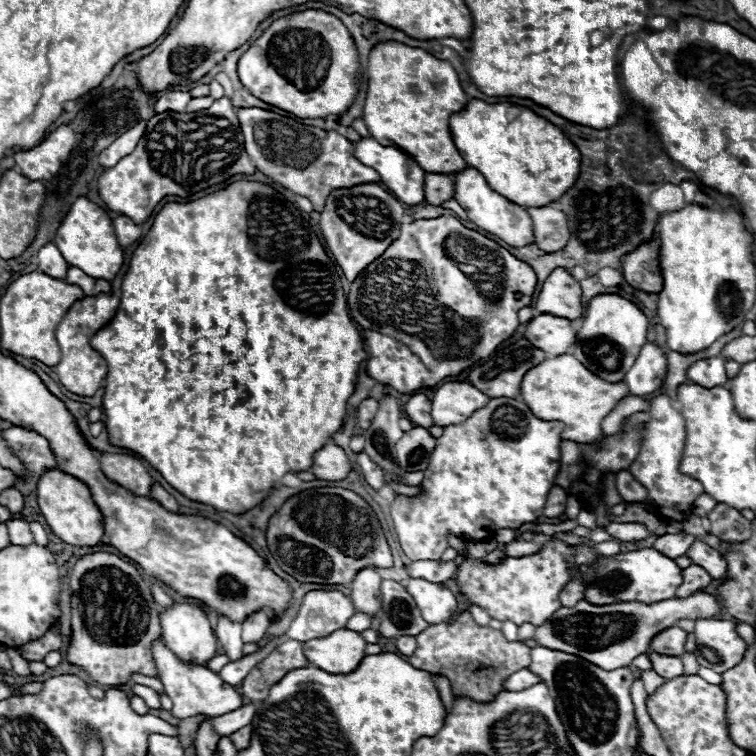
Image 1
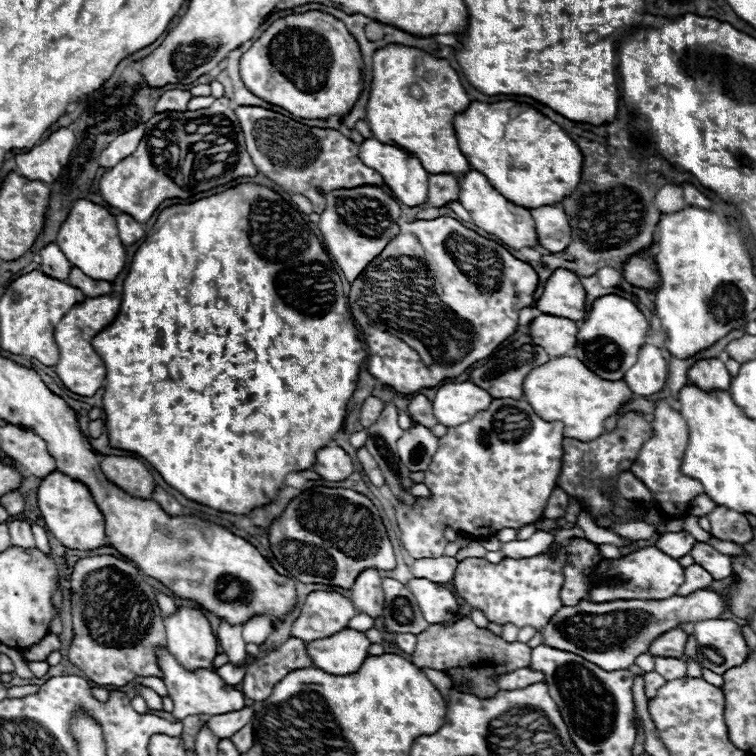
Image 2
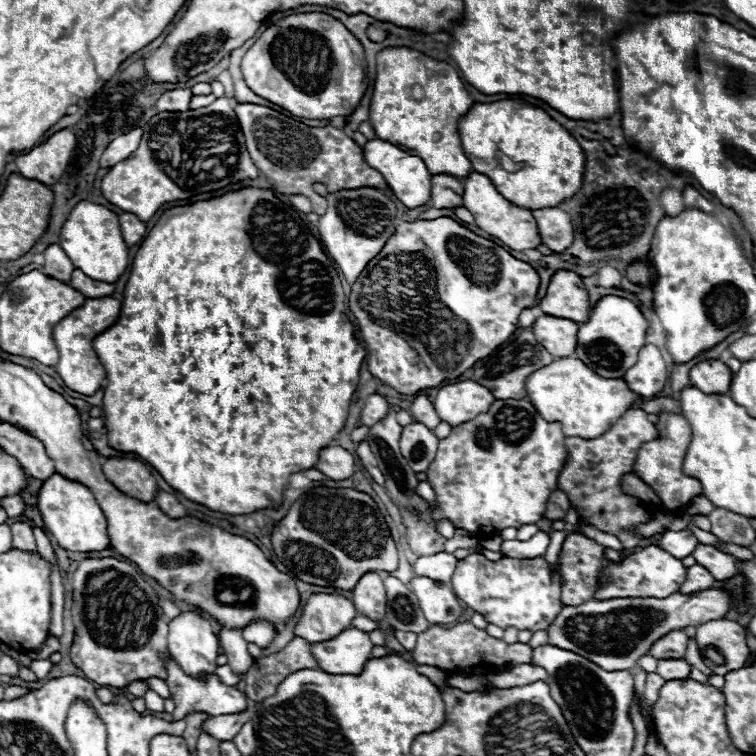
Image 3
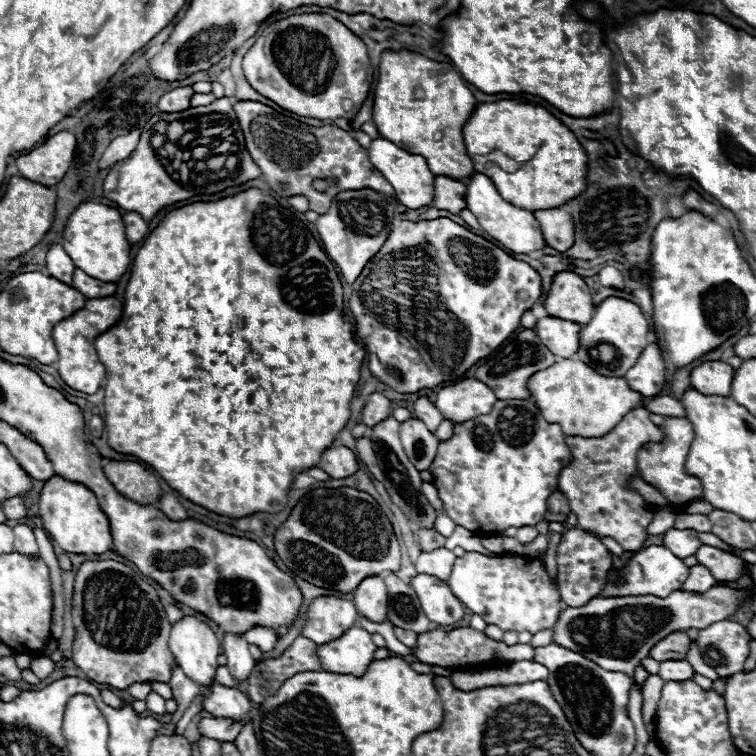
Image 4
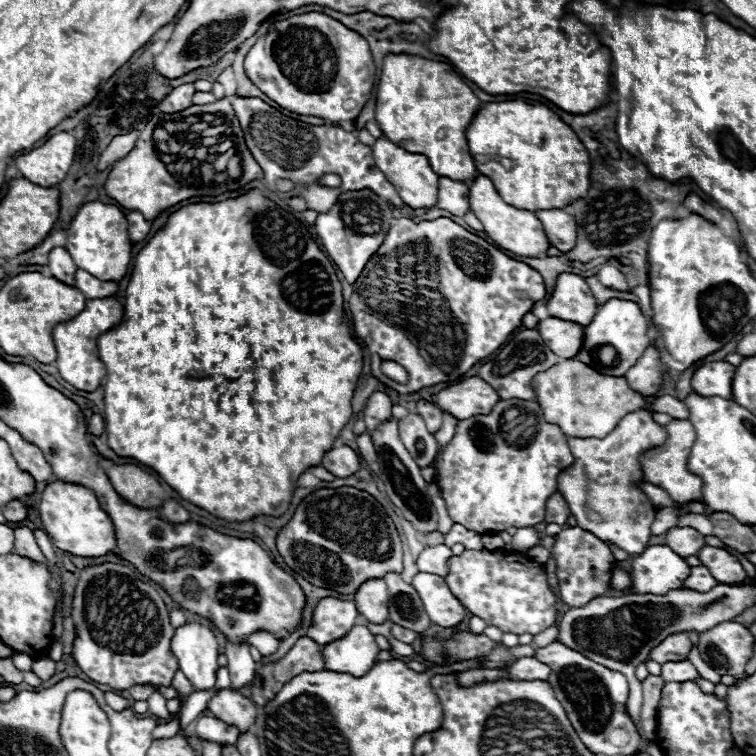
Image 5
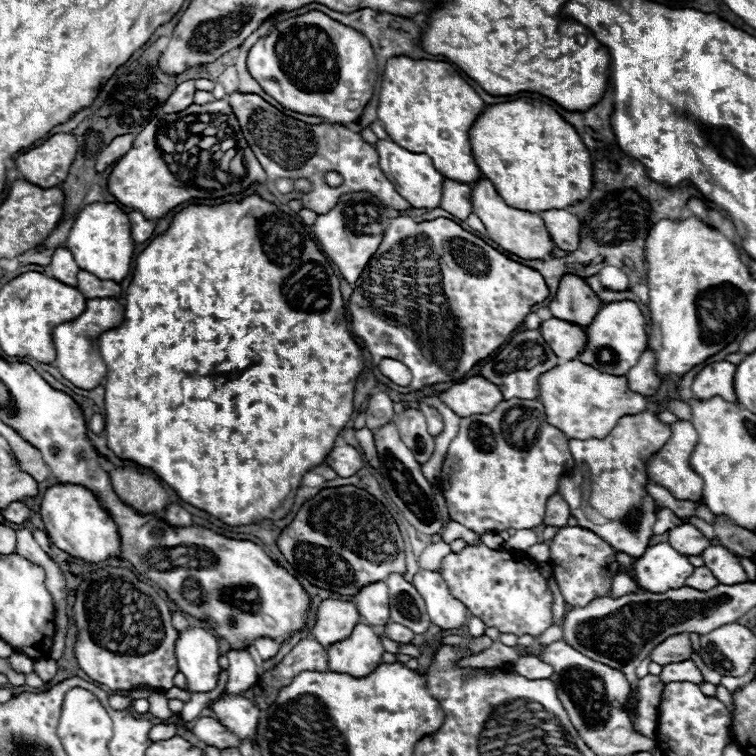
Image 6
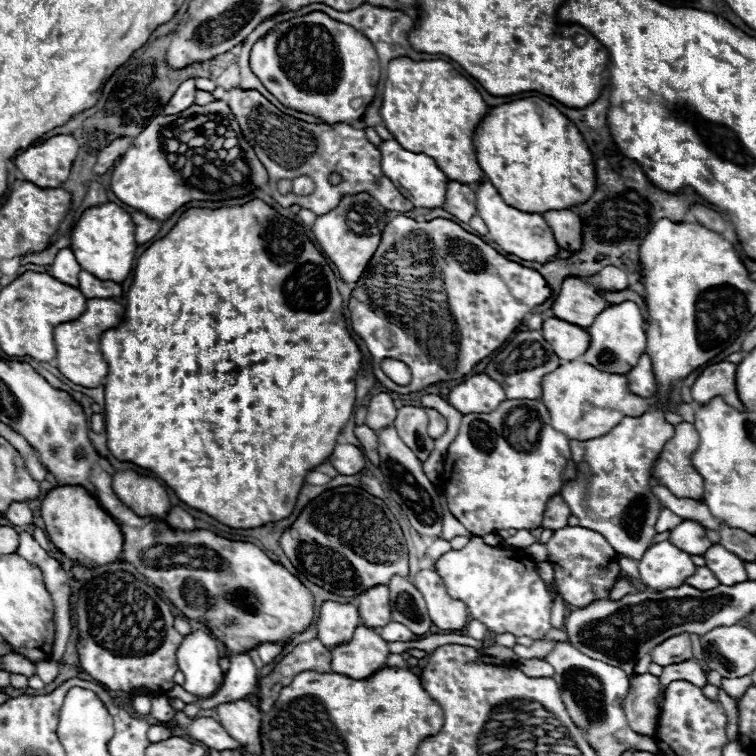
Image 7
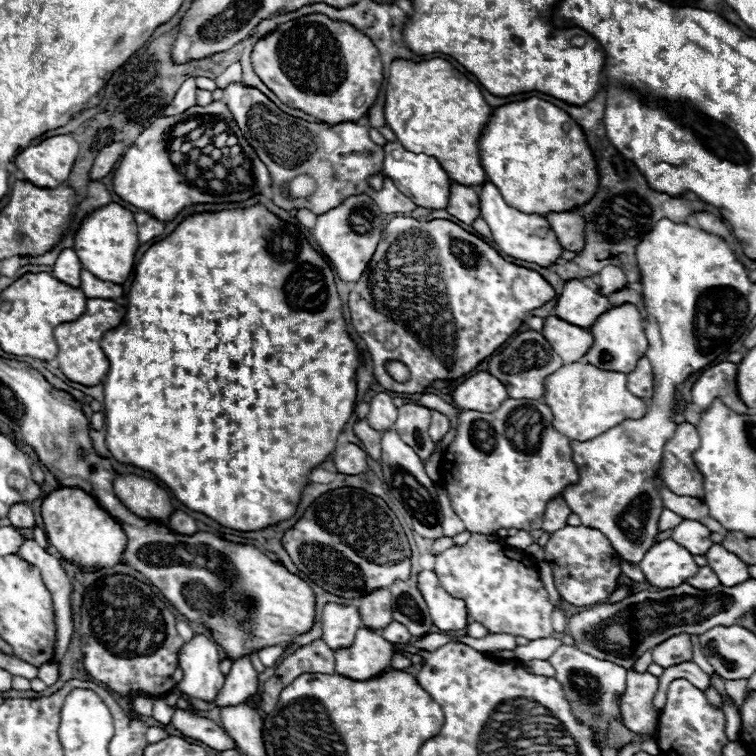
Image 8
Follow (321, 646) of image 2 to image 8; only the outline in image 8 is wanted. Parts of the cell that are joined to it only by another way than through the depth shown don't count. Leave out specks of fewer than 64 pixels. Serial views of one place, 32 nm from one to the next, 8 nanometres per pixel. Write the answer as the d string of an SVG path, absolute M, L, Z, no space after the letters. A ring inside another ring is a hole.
M362 626L352 646L334 650L334 670L352 680L370 680L390 668L392 654L394 650L388 640Z

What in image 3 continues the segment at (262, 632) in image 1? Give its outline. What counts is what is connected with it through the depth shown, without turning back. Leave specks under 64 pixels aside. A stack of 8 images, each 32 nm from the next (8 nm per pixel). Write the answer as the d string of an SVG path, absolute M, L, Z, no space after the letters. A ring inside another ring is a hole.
M254 620L254 622L250 622L244 628L244 632L242 632L242 636L244 636L246 642L252 642L252 644L256 644L260 648L266 648L270 644L272 634L274 634L274 628L266 620Z

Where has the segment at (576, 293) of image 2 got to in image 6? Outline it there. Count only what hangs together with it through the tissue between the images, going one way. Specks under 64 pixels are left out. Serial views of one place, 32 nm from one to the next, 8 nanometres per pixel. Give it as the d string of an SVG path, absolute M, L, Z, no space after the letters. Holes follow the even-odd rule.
M564 274L548 308L552 316L560 320L572 320L574 324L588 326L602 308L602 302L584 278L576 274Z

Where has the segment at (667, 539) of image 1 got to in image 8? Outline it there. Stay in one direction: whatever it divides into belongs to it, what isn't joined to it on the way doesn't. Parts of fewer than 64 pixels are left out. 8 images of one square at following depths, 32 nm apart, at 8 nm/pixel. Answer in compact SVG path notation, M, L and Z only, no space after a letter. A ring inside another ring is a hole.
M682 520L672 530L672 540L692 554L706 554L708 548L714 544L710 540L710 530L696 520Z

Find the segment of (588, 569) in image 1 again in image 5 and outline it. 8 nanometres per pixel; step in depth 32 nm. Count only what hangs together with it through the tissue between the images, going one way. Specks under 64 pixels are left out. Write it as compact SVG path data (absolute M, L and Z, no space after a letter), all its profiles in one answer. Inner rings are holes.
M666 544L648 546L642 554L634 556L628 568L632 588L624 594L656 594L666 596L670 590L682 588L688 578L690 566L672 552Z

